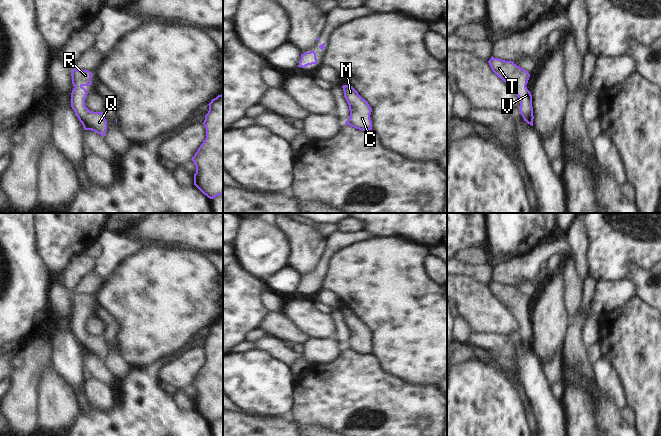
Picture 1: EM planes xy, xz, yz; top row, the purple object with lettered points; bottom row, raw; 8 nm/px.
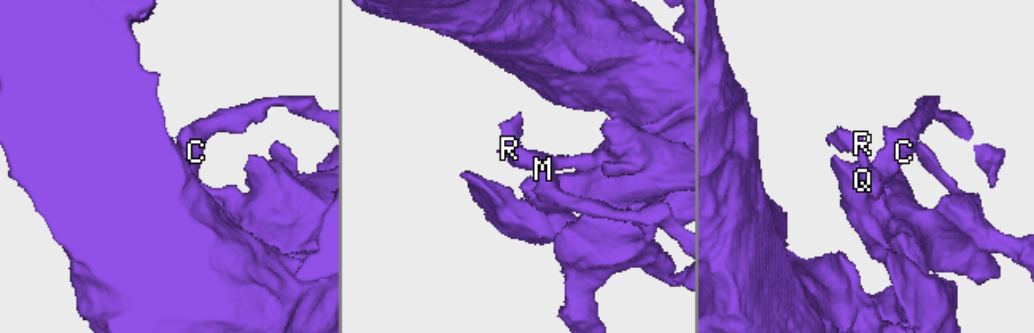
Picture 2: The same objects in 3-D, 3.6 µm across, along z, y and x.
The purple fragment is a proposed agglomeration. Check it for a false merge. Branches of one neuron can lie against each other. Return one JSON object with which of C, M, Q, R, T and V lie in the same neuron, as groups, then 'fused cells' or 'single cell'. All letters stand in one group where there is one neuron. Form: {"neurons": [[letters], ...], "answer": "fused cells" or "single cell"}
{"neurons": [["C", "M", "Q", "R", "T", "V"]], "answer": "single cell"}

